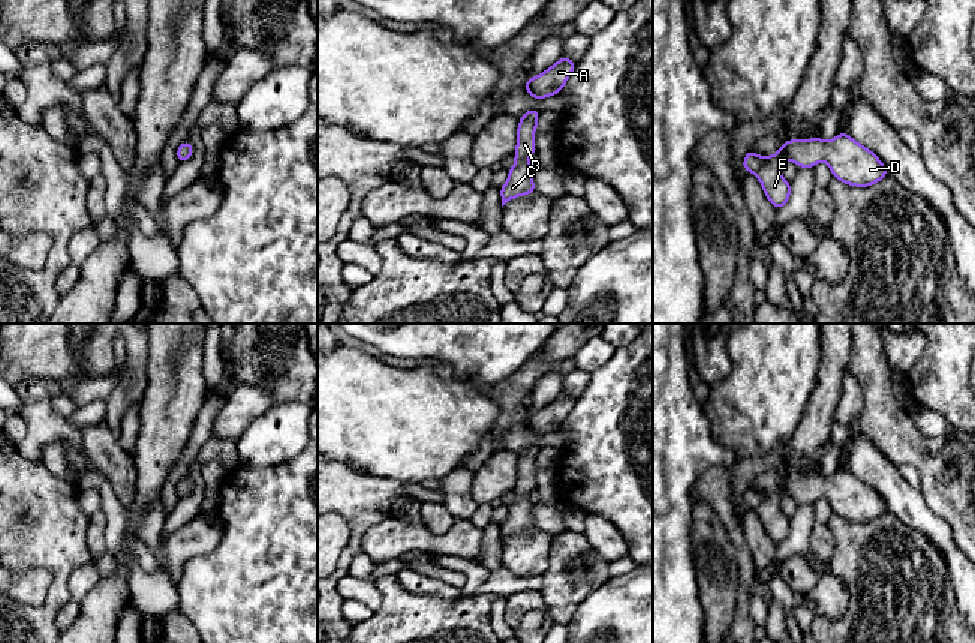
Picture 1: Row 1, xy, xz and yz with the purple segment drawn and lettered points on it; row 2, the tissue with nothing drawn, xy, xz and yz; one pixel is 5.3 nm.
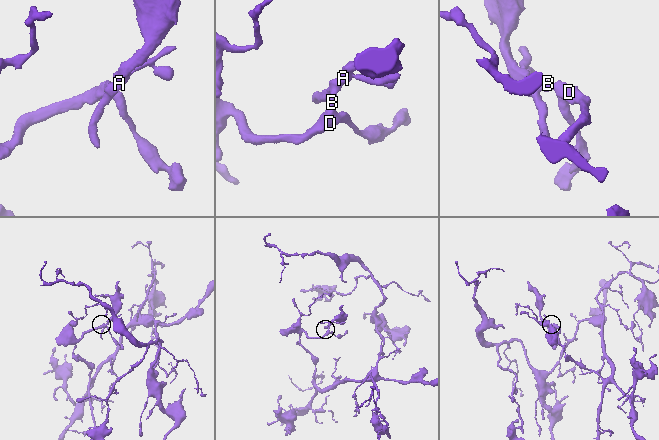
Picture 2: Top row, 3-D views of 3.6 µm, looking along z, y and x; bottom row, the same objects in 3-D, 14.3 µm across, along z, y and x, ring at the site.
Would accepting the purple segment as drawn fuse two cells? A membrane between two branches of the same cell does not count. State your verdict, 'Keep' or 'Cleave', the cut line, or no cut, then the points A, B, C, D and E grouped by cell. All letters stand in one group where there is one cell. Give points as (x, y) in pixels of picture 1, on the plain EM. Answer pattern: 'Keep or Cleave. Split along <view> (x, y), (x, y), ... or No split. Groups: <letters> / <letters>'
Keep. No split. Groups: A B C D E

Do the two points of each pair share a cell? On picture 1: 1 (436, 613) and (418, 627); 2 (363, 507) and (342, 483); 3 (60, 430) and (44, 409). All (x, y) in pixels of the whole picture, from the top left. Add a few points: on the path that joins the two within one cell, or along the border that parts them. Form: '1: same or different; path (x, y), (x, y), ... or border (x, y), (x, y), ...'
1: same; path (432, 616), (423, 622)
2: same; path (357, 501), (345, 489)
3: same; path (56, 426), (44, 414)

